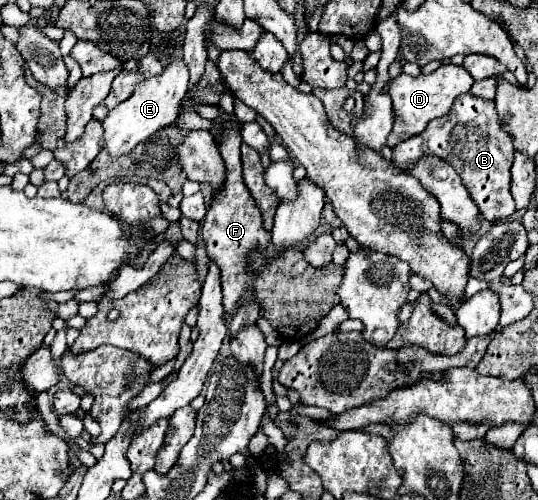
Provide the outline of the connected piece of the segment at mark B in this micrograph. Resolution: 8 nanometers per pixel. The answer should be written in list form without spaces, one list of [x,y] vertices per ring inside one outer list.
[[[460,94],[450,114],[428,124],[424,134],[397,144],[393,149],[393,164],[409,172],[423,155],[432,155],[450,162],[460,174],[468,194],[488,222],[502,222],[514,214],[514,198],[510,194],[510,166],[514,160],[512,138],[500,128],[496,106],[492,100]]]

